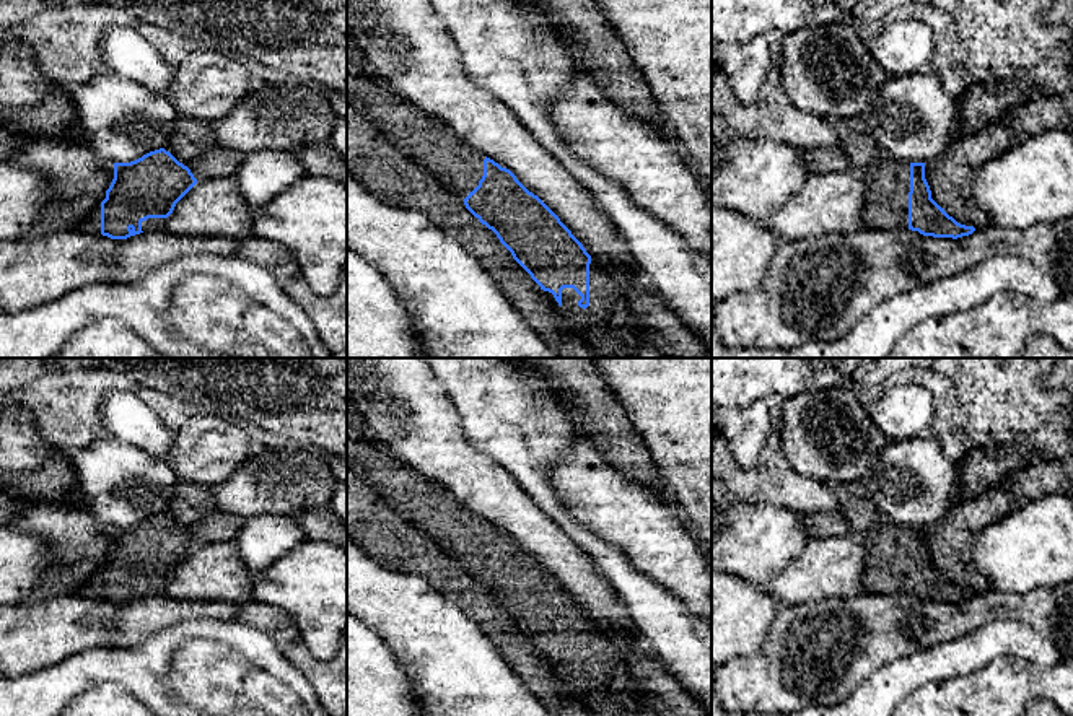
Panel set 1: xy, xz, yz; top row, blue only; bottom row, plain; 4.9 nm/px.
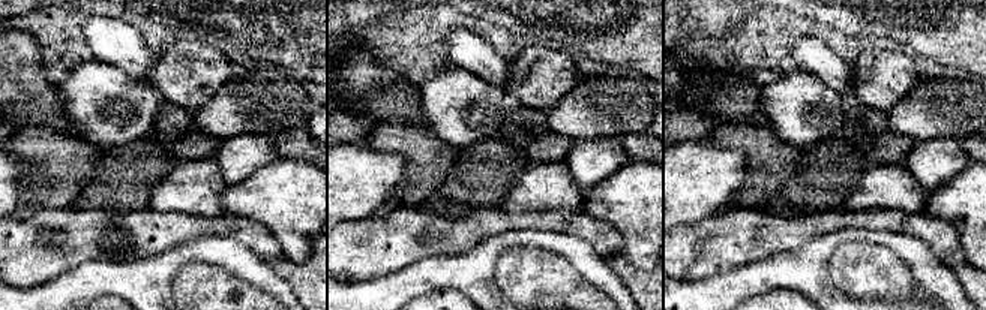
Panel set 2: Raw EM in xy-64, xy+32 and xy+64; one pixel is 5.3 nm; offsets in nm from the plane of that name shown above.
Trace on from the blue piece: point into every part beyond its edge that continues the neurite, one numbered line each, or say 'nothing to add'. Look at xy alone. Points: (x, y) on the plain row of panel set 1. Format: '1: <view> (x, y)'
1: xy (90, 588)
2: xy (152, 588)

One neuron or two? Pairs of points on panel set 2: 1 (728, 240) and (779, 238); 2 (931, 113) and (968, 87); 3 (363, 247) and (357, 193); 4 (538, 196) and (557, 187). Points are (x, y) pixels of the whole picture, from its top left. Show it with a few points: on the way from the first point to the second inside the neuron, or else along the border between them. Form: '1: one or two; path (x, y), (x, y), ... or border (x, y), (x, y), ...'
1: one; path (740, 240), (757, 241), (767, 238)
2: one; path (940, 108), (947, 108), (959, 96)
3: two; border (377, 211), (342, 223)
4: one; path (542, 192), (547, 187), (553, 187)

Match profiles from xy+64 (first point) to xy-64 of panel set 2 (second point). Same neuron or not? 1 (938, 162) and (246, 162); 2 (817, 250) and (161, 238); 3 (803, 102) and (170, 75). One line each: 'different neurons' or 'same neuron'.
1: same neuron
2: different neurons
3: different neurons

